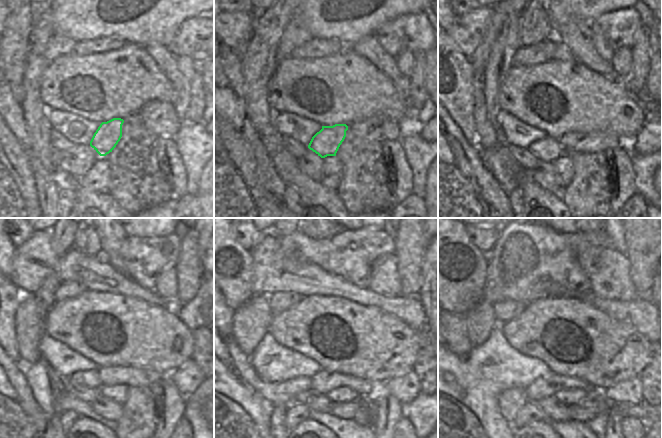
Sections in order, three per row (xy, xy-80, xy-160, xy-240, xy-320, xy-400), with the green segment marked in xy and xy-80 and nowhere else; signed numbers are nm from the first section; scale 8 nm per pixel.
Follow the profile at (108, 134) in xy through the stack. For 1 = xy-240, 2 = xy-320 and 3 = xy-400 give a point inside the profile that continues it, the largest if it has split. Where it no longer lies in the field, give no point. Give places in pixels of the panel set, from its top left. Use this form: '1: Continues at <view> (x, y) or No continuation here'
1: Continues at xy-240 (90, 378)
2: Continues at xy-320 (277, 393)
3: Continues at xy-400 (510, 401).

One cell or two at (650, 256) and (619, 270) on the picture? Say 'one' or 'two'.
two

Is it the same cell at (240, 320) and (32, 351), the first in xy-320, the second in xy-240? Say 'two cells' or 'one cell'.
one cell

